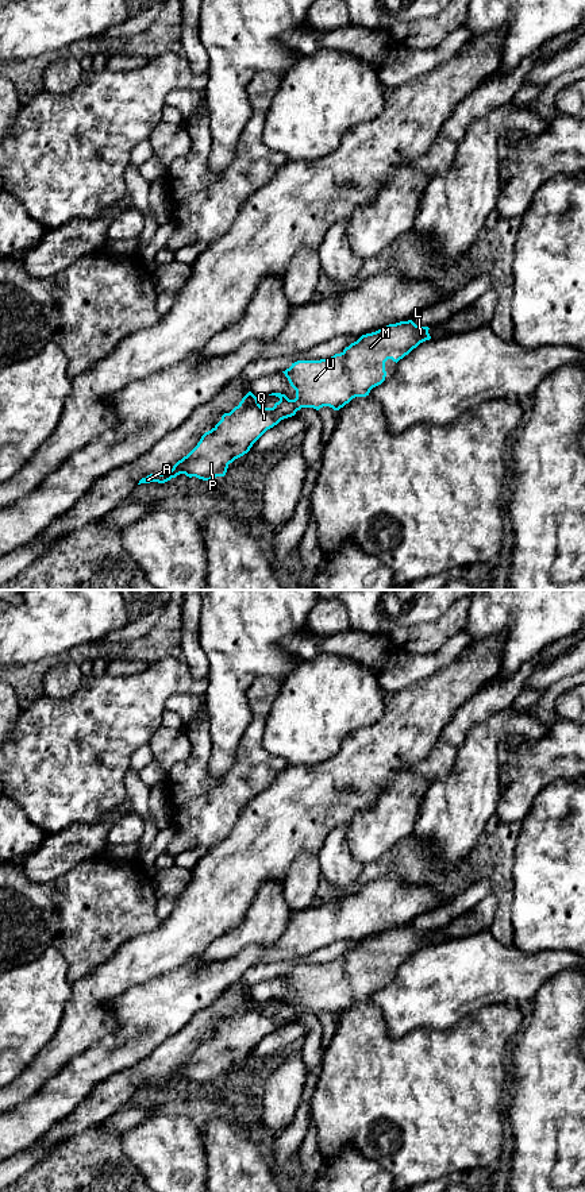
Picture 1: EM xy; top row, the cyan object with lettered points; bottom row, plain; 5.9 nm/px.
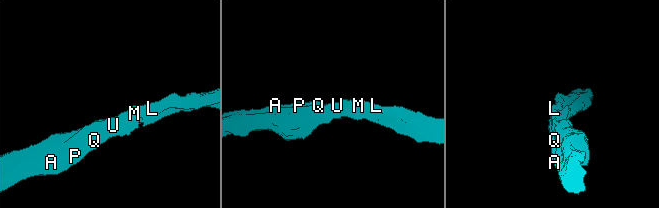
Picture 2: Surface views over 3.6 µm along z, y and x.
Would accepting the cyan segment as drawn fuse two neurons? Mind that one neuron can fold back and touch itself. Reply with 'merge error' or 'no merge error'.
no merge error

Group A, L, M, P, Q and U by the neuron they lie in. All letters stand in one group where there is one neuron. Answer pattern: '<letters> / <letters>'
A L M P Q U

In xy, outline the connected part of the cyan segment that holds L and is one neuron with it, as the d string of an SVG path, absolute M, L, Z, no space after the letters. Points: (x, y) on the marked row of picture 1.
M412 320L389 324L376 332L362 335L357 342L346 347L340 354L320 360L297 360L289 369L282 371L290 386L296 390L296 398L289 400L285 394L272 393L280 398L273 408L262 408L258 397L249 391L238 406L230 413L224 413L222 420L208 432L205 432L197 445L181 460L178 460L169 472L150 474L142 478L141 483L158 482L165 483L180 474L203 481L211 481L216 477L224 477L228 464L250 451L253 444L270 428L281 420L292 417L301 408L313 408L319 410L330 406L339 410L355 397L366 397L370 390L385 381L385 362L392 359L399 362L408 355L420 343L430 340L428 327L416 325Z

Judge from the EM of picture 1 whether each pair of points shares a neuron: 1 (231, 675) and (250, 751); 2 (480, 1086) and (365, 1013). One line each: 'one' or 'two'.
1: two
2: one

